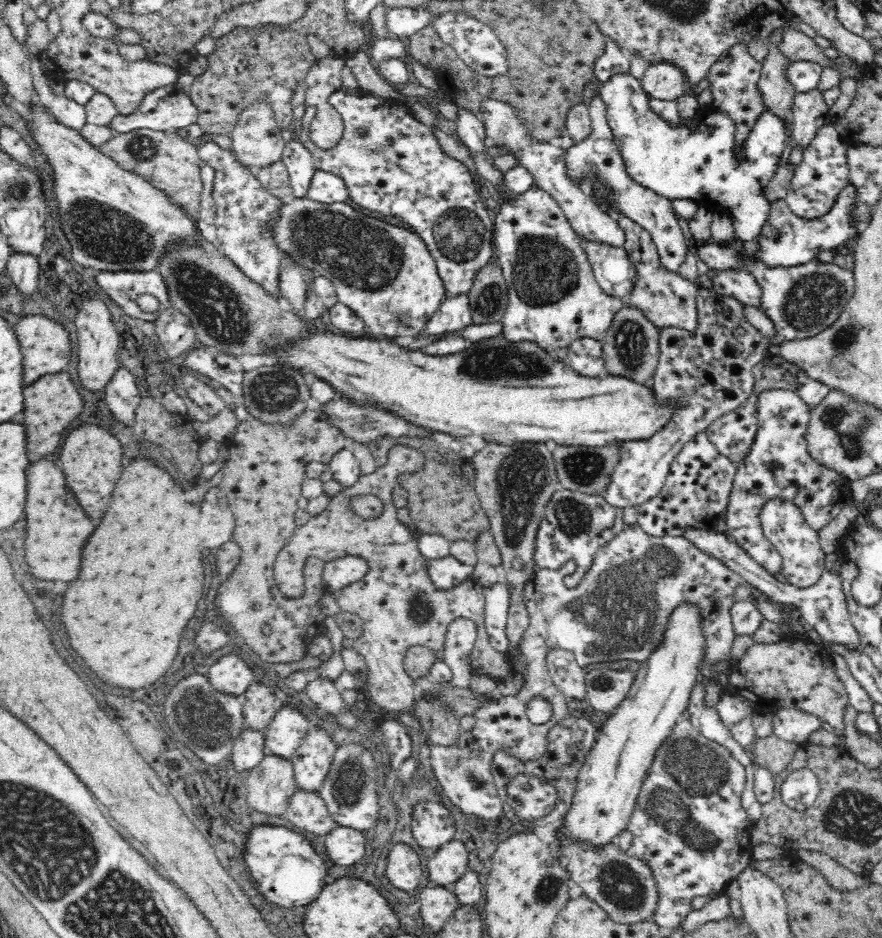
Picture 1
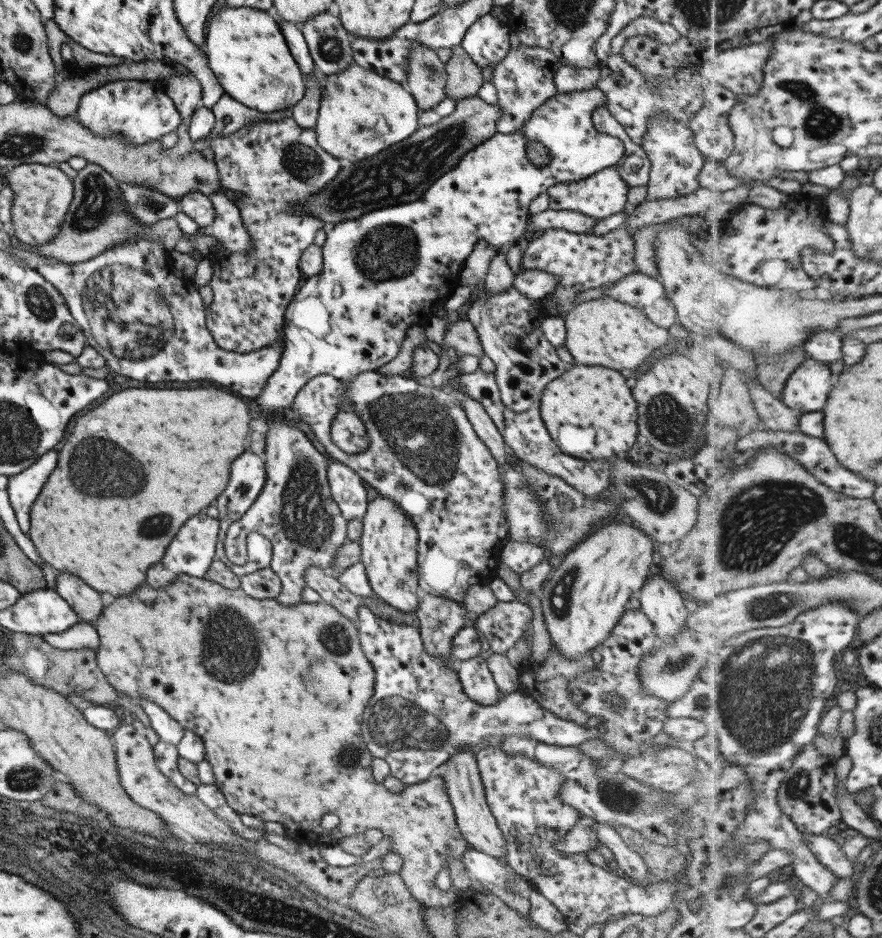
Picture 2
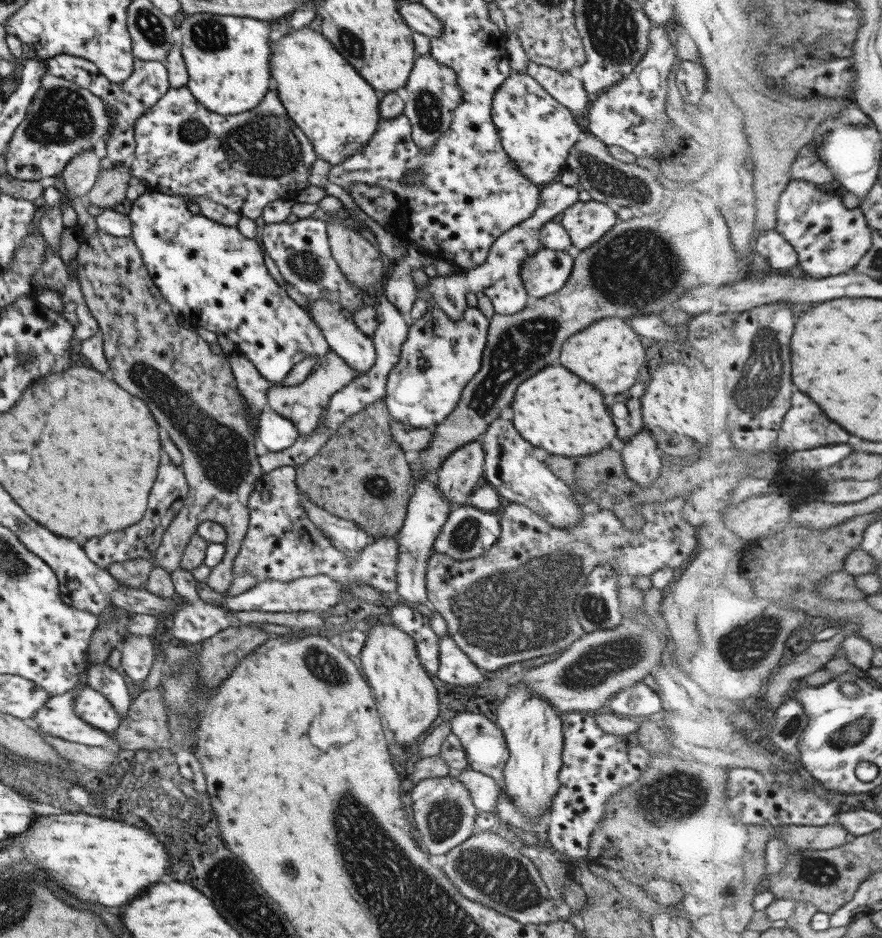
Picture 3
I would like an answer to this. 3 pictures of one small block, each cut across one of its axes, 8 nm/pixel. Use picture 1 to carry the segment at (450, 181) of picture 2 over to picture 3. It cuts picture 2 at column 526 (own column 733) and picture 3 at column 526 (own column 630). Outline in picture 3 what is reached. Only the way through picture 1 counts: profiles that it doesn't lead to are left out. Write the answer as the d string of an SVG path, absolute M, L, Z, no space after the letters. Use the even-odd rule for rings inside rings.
M512 69L494 95L491 117L498 127L503 149L518 171L540 187L556 182L560 175L568 172L566 159L570 149L585 133L576 114L548 94L530 75Z

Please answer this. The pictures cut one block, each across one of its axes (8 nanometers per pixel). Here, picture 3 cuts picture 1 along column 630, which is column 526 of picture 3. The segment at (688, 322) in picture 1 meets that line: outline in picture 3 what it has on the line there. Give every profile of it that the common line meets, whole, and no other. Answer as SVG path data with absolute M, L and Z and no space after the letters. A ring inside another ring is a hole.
M557 180L541 186L539 189L538 209L530 215L530 218L509 228L505 234L502 234L502 237L494 242L488 258L482 266L464 271L463 274L430 277L427 286L417 286L417 297L425 300L427 305L436 301L436 306L452 321L460 321L464 311L469 308L466 303L468 292L476 294L482 292L489 296L495 313L500 315L514 315L529 306L532 299L524 288L521 270L527 260L544 248L538 238L538 230L541 230L546 223L558 219L570 206L579 202L582 186L580 183L576 186L566 186Z

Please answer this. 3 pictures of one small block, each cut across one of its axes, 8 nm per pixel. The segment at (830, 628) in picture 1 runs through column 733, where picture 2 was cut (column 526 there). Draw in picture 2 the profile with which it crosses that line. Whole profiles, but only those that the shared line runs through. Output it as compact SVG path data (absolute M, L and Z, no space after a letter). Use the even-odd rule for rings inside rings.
M506 541L500 551L504 566L521 575L544 559L544 548L526 541Z

